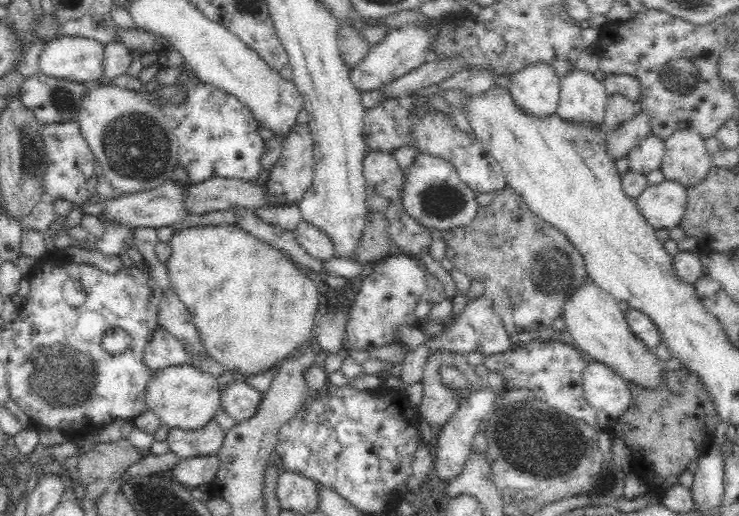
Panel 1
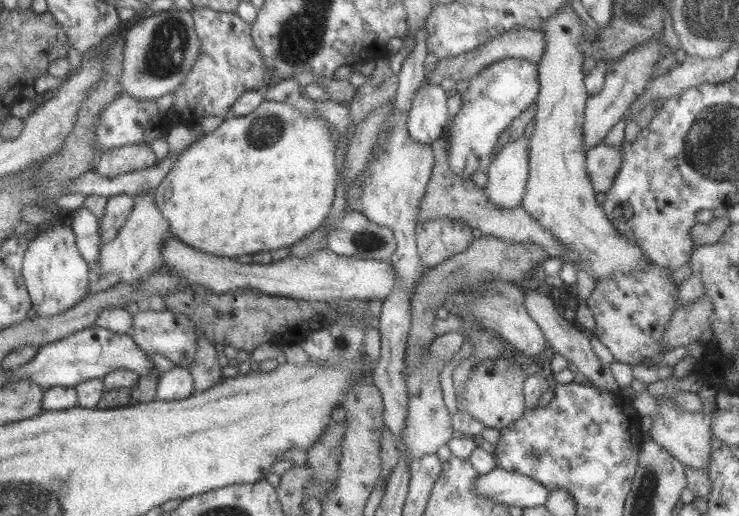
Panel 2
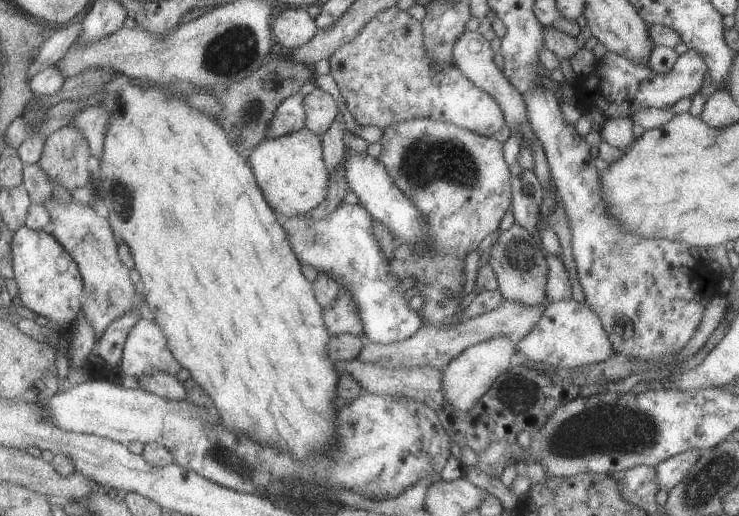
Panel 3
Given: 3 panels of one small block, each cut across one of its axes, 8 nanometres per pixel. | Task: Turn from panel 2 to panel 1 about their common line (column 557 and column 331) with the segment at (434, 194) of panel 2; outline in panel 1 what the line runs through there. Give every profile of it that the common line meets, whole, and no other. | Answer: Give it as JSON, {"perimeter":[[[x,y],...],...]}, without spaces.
{"perimeter":[[[300,222],[293,231],[296,243],[302,246],[310,256],[319,261],[329,259],[334,254],[334,243],[324,230],[320,231],[316,226],[308,222]]]}

